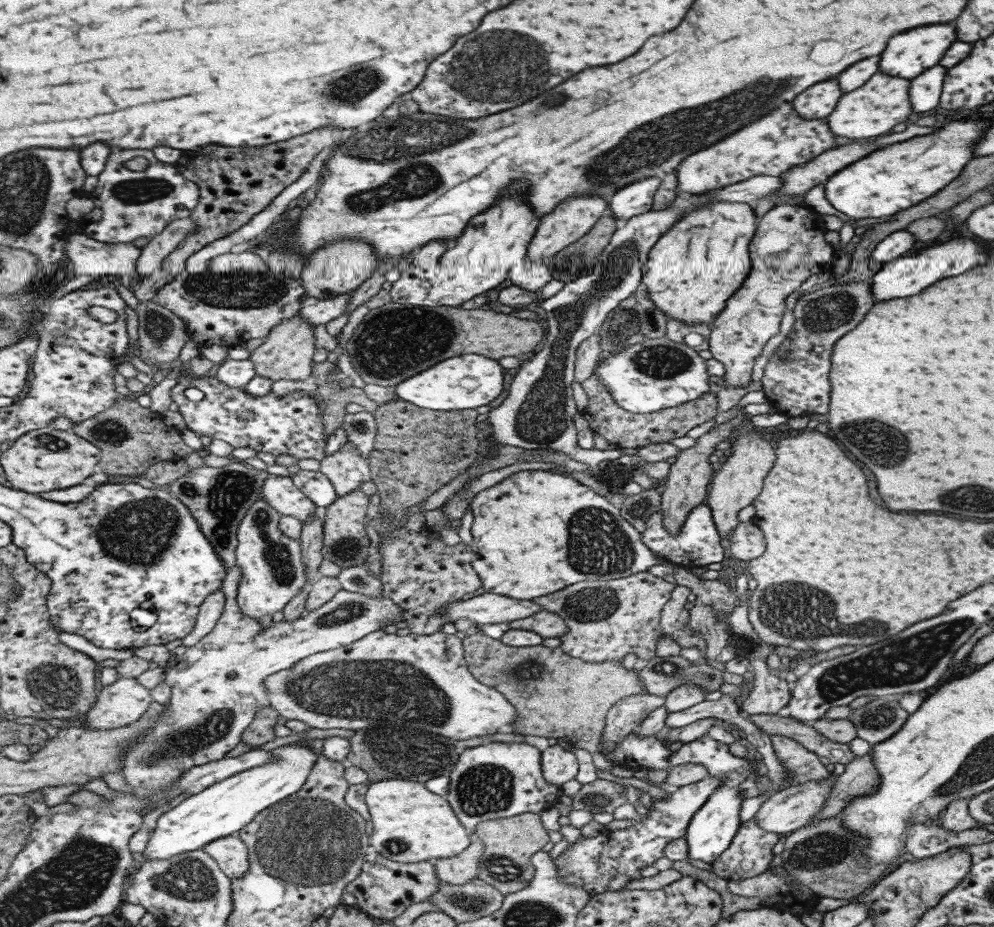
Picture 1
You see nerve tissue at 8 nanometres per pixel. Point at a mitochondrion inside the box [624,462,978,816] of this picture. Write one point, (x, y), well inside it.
(901, 662)

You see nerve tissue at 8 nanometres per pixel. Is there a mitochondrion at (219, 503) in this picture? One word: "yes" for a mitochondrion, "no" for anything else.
yes

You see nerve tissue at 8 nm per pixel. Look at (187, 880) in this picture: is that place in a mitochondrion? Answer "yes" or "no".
yes

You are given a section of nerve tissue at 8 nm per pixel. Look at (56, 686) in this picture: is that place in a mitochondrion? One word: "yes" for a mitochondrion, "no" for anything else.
yes

